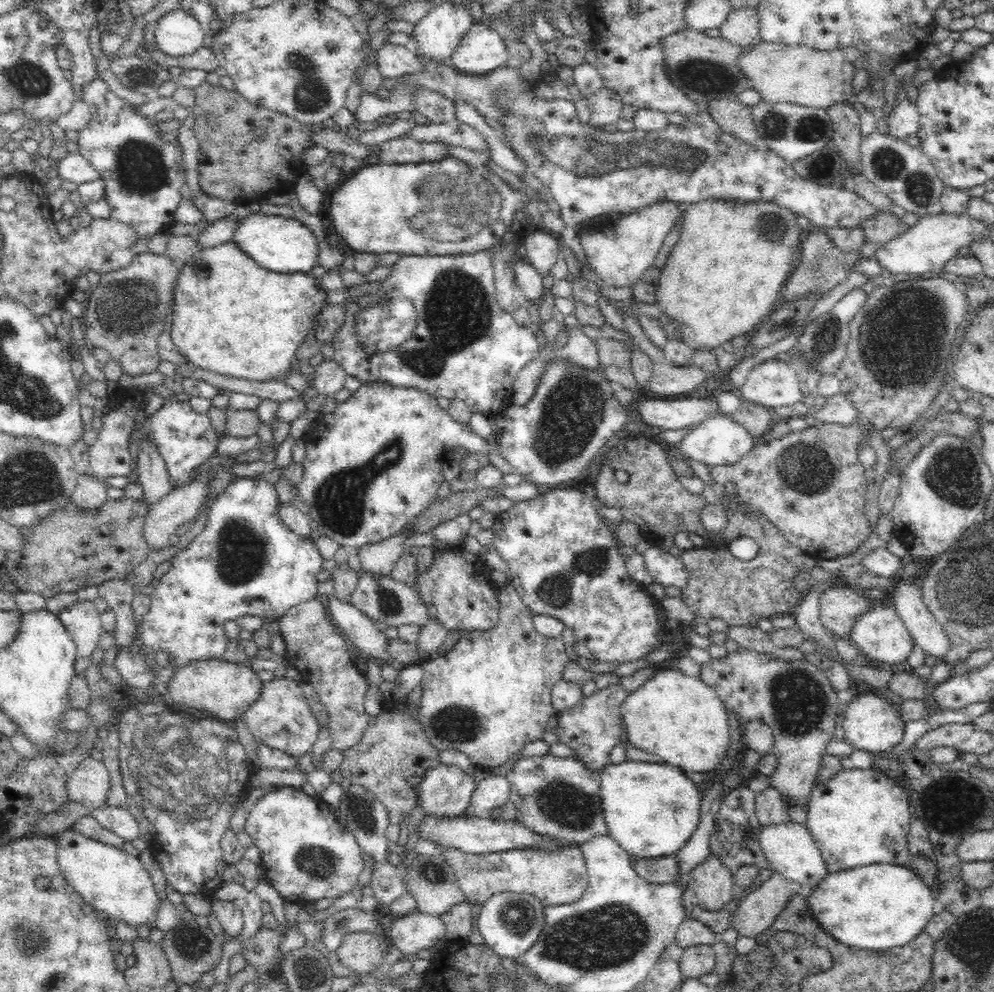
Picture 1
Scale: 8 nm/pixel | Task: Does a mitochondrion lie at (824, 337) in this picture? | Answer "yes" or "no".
yes

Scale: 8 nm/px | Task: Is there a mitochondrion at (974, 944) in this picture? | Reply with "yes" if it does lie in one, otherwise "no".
yes

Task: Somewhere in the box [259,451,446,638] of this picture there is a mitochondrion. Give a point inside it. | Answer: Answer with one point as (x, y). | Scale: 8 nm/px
(388, 601)

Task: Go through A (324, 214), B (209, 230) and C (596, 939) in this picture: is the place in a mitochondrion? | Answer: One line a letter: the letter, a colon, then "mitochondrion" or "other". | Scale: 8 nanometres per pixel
A: other
B: other
C: mitochondrion

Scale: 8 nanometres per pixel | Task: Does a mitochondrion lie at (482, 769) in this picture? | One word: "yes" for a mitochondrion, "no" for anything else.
no

